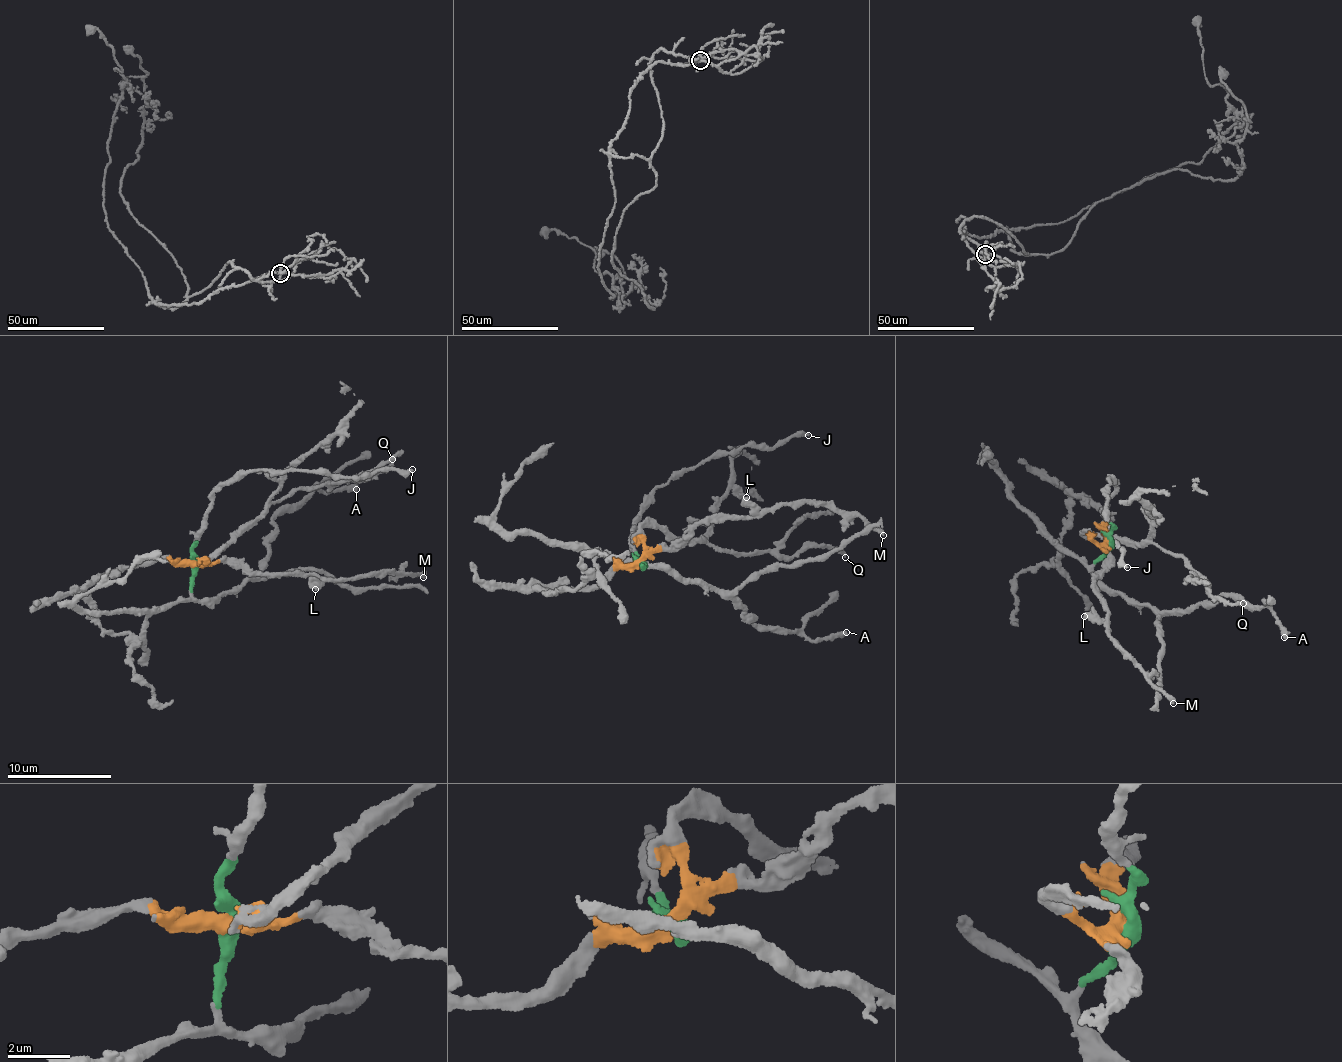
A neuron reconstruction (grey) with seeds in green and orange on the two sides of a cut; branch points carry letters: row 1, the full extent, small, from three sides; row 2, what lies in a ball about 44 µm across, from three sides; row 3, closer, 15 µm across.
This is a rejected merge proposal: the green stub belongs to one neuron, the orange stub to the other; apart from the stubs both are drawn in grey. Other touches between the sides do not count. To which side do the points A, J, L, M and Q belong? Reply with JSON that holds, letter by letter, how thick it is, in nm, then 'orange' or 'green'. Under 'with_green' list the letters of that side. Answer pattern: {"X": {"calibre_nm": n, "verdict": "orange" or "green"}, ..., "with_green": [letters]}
{"A": {"calibre_nm": 440, "verdict": "green"}, "J": {"calibre_nm": 300, "verdict": "green"}, "L": {"calibre_nm": 440, "verdict": "orange"}, "M": {"calibre_nm": 340, "verdict": "orange"}, "Q": {"calibre_nm": 220, "verdict": "orange"}, "with_green": ["A", "J"]}

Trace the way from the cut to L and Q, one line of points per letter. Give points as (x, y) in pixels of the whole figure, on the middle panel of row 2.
L: (639, 562), (656, 551), (673, 548), (705, 522), (754, 515), (754, 504), (745, 497)
Q: (639, 562), (642, 528), (662, 525), (741, 554), (773, 548), (790, 557), (823, 545), (844, 557)

